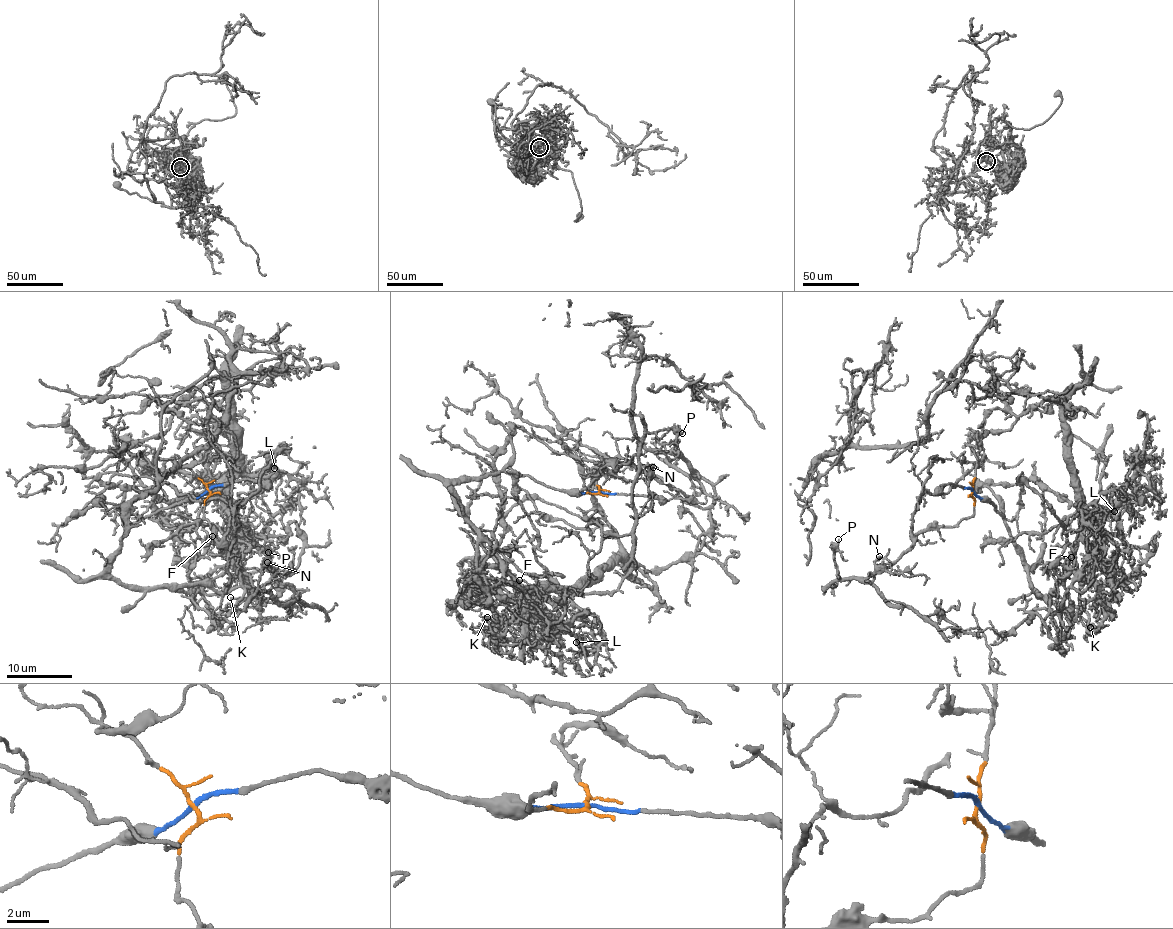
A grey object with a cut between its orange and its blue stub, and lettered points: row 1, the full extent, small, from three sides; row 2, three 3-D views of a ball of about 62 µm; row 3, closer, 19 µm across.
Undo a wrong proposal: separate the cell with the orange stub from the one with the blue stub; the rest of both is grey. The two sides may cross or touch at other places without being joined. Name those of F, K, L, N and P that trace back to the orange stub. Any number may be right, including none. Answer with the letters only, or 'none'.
N, P

